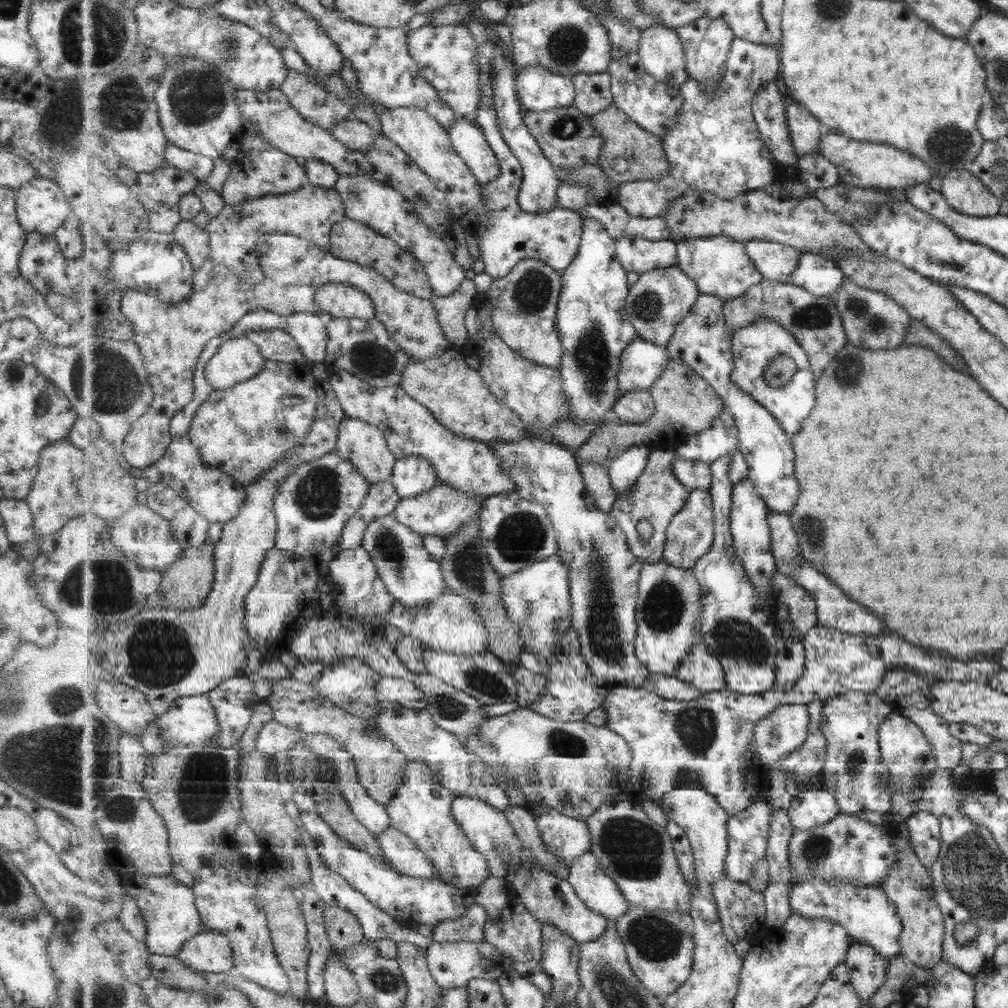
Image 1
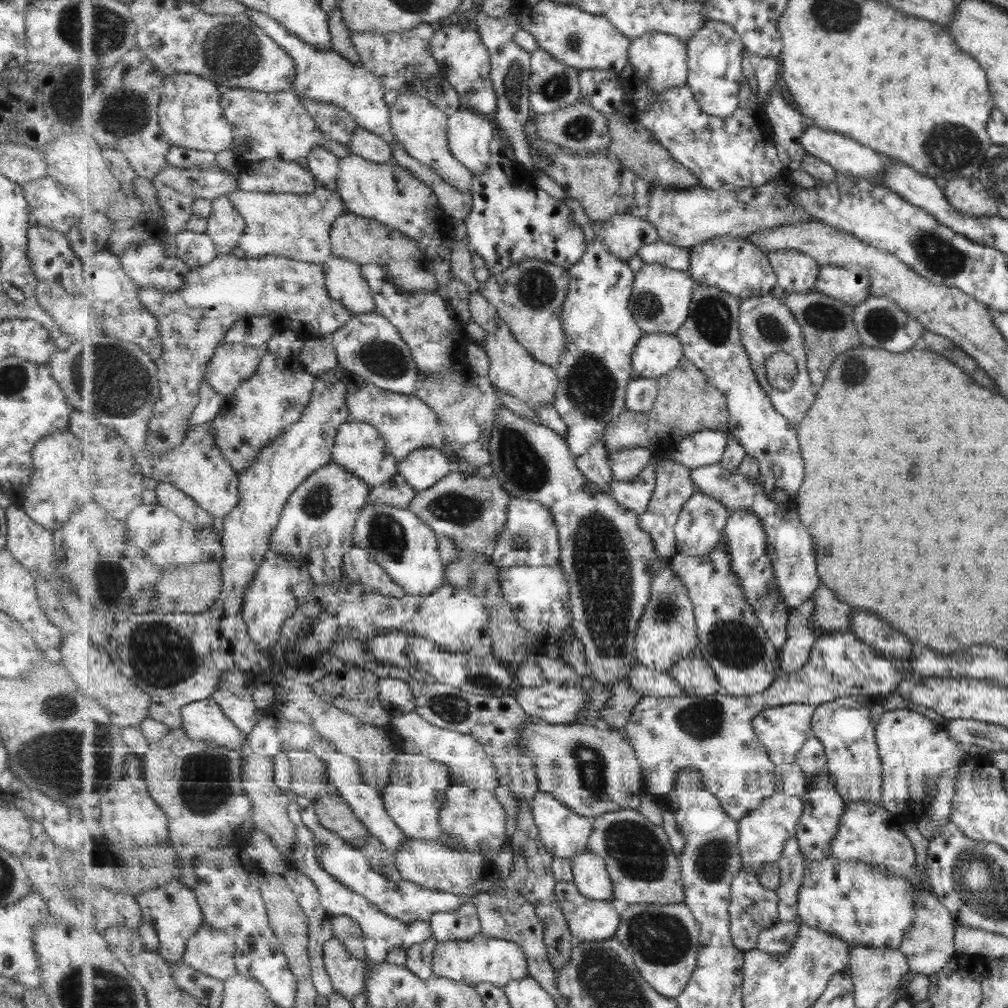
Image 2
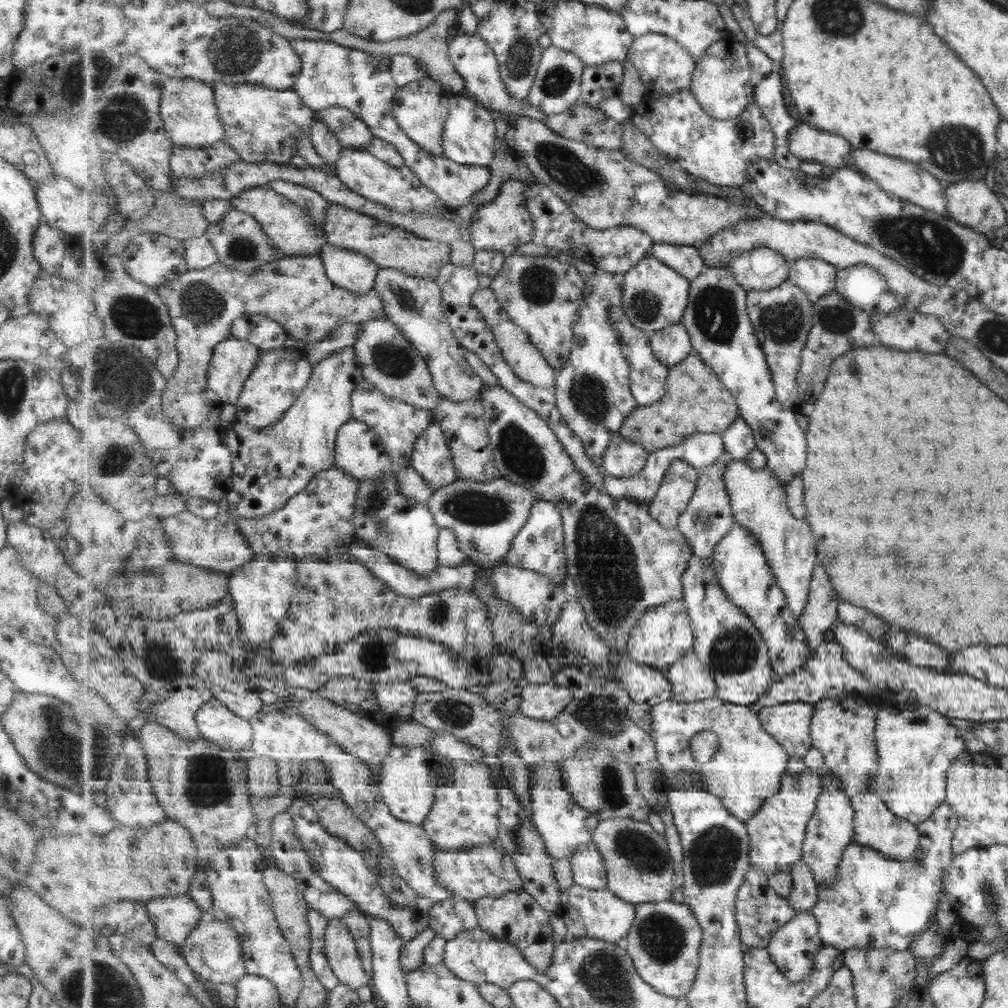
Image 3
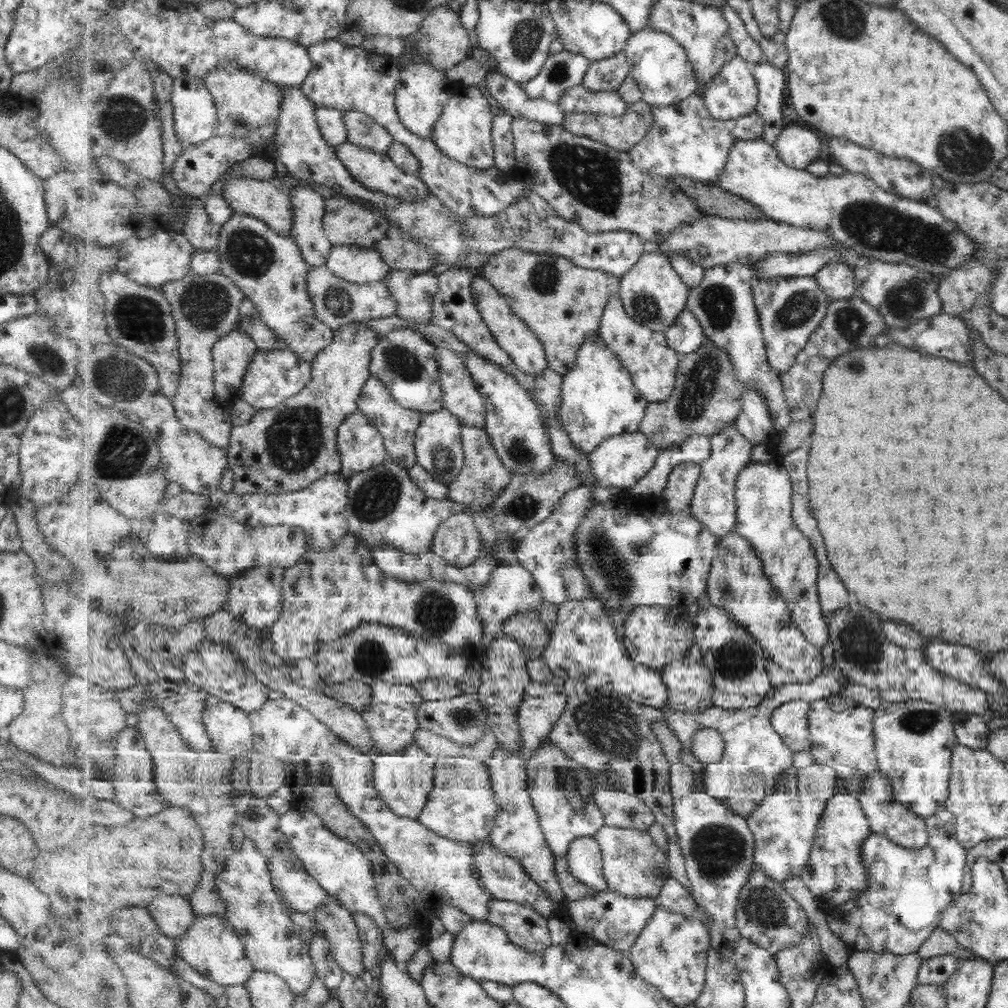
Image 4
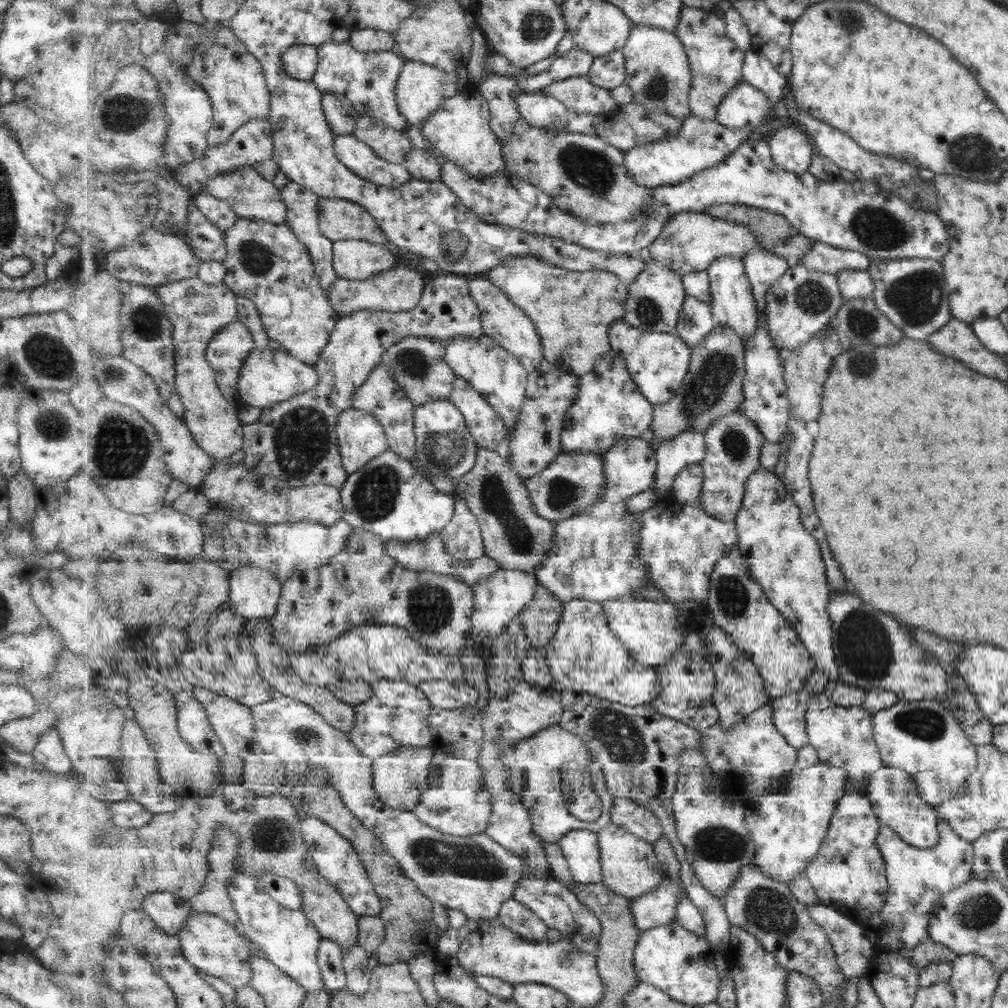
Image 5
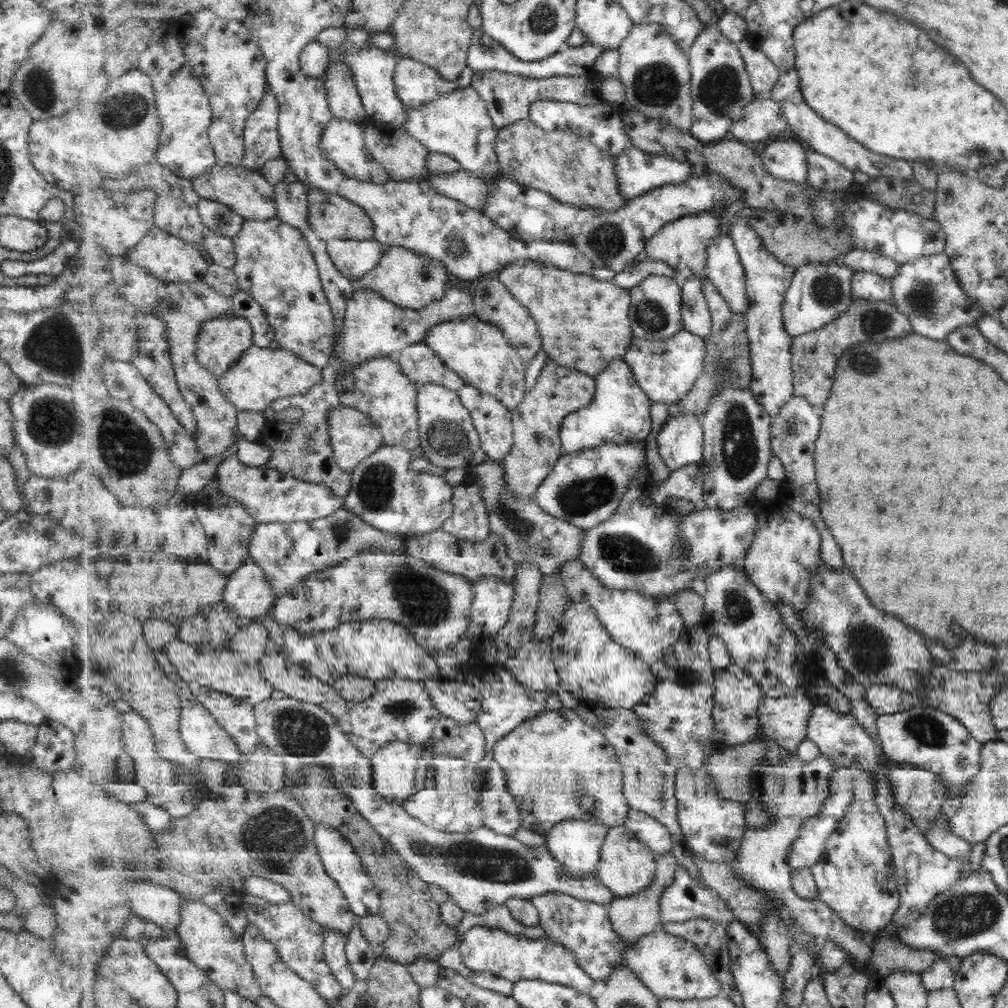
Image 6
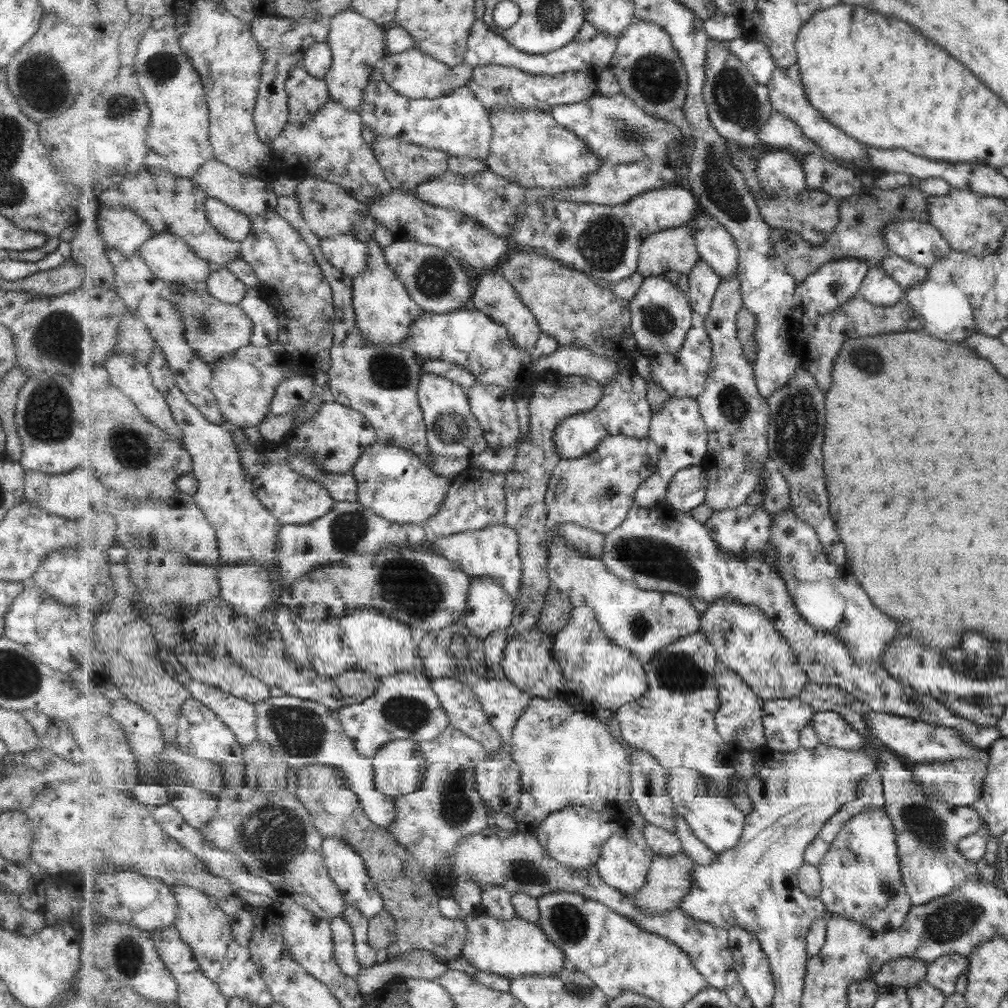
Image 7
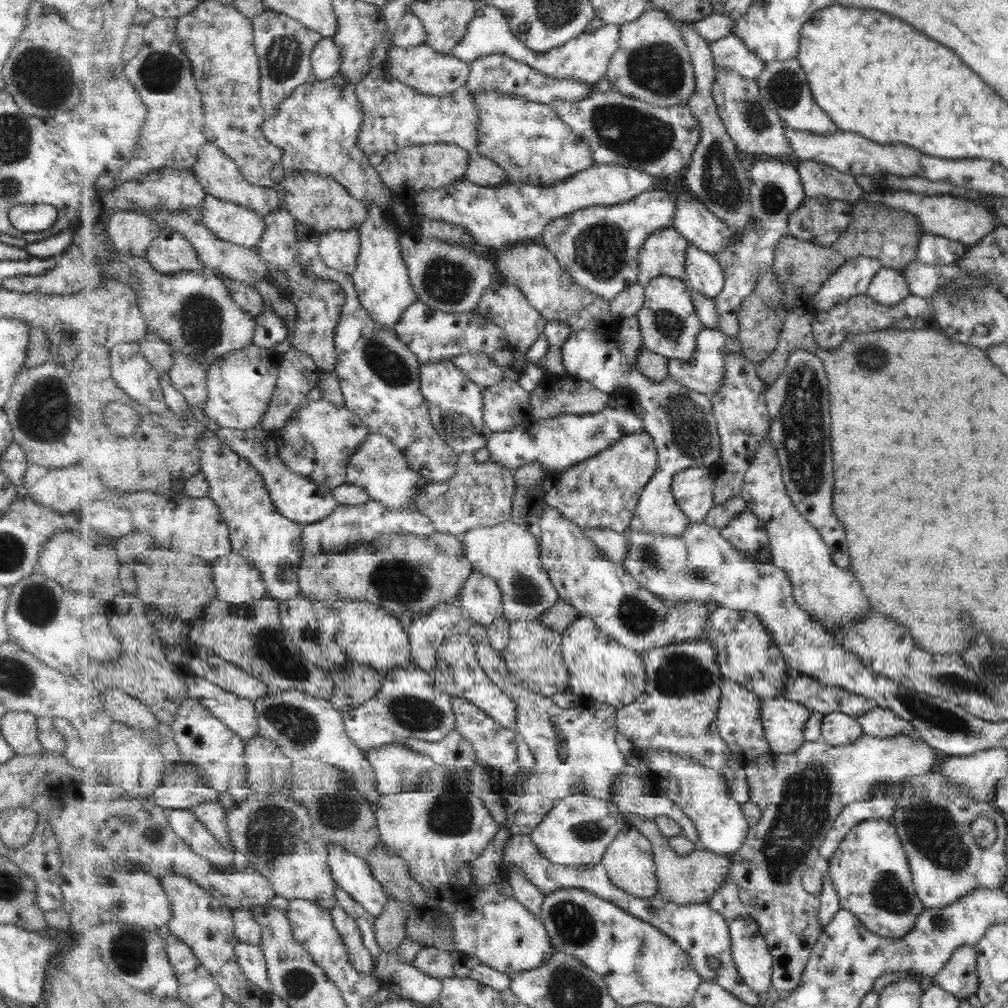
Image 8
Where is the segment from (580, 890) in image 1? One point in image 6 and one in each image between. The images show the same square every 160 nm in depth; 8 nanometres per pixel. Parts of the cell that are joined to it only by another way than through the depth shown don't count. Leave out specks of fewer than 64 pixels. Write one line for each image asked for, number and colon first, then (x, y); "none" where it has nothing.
2: (591, 875)
3: (588, 864)
4: (585, 860)
5: (581, 848)
6: (578, 844)

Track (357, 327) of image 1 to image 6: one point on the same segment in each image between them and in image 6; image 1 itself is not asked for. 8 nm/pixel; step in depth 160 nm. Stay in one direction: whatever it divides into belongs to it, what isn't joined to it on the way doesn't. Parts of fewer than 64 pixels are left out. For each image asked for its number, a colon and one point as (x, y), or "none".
2: (370, 346)
3: (391, 362)
4: (405, 360)
5: (418, 363)
6: (423, 366)

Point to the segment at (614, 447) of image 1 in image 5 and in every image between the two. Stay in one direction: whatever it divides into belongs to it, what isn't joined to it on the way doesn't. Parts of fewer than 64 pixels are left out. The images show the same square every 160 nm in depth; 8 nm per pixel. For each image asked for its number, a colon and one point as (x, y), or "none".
2: (687, 403)
3: (697, 401)
4: (708, 397)
5: (713, 388)

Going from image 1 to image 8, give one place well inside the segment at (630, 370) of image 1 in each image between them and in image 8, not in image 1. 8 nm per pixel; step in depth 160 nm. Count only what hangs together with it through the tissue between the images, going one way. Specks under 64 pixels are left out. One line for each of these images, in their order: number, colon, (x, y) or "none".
2: (657, 354)
3: (672, 345)
4: (686, 334)
5: (697, 320)
6: (697, 315)
7: (704, 282)
8: (705, 274)

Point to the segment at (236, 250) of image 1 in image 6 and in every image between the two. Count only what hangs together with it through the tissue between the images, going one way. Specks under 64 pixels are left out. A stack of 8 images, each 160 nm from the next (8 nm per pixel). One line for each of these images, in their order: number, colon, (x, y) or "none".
2: (297, 226)
3: (286, 223)
4: (262, 199)
5: (252, 196)
6: (248, 192)

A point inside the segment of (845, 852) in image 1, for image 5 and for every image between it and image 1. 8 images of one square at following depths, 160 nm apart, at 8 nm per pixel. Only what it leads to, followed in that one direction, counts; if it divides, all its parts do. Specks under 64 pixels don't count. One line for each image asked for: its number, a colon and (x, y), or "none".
2: (868, 833)
3: (876, 826)
4: (901, 826)
5: (896, 802)

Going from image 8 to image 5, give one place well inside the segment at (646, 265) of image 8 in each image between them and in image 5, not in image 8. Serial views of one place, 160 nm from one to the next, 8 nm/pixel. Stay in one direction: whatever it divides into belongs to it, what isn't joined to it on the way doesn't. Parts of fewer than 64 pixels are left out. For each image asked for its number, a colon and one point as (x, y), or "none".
5: (691, 241)
6: (683, 244)
7: (674, 249)

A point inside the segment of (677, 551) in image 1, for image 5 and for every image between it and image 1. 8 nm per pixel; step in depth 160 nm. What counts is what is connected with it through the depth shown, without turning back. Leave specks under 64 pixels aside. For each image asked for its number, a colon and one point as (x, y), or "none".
2: (702, 524)
3: (705, 523)
4: (714, 504)
5: (735, 443)

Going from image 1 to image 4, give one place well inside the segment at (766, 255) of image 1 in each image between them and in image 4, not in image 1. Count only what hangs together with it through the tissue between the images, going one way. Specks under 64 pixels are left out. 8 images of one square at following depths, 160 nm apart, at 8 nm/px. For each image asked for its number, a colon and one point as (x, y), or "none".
2: (796, 272)
3: (818, 278)
4: (838, 280)

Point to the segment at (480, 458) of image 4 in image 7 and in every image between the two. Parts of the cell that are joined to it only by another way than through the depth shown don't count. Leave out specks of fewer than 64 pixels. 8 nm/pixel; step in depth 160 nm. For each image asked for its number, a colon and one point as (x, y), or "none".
5: (514, 533)
6: (530, 533)
7: (589, 542)

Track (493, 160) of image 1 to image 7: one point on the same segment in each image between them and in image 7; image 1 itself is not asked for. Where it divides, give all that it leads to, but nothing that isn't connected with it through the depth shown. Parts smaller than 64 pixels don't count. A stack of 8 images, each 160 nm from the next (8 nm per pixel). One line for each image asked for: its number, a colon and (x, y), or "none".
2: (471, 133)
3: (469, 135)
4: (464, 131)
5: (461, 130)
6: (458, 124)
7: (459, 123)

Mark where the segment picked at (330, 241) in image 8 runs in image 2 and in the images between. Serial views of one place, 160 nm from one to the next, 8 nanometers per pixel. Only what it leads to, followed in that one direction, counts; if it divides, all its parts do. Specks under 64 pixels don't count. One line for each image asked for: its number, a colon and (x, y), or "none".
2: (345, 279)
3: (351, 271)
4: (361, 265)
5: (356, 260)
6: (355, 258)
7: (347, 253)

